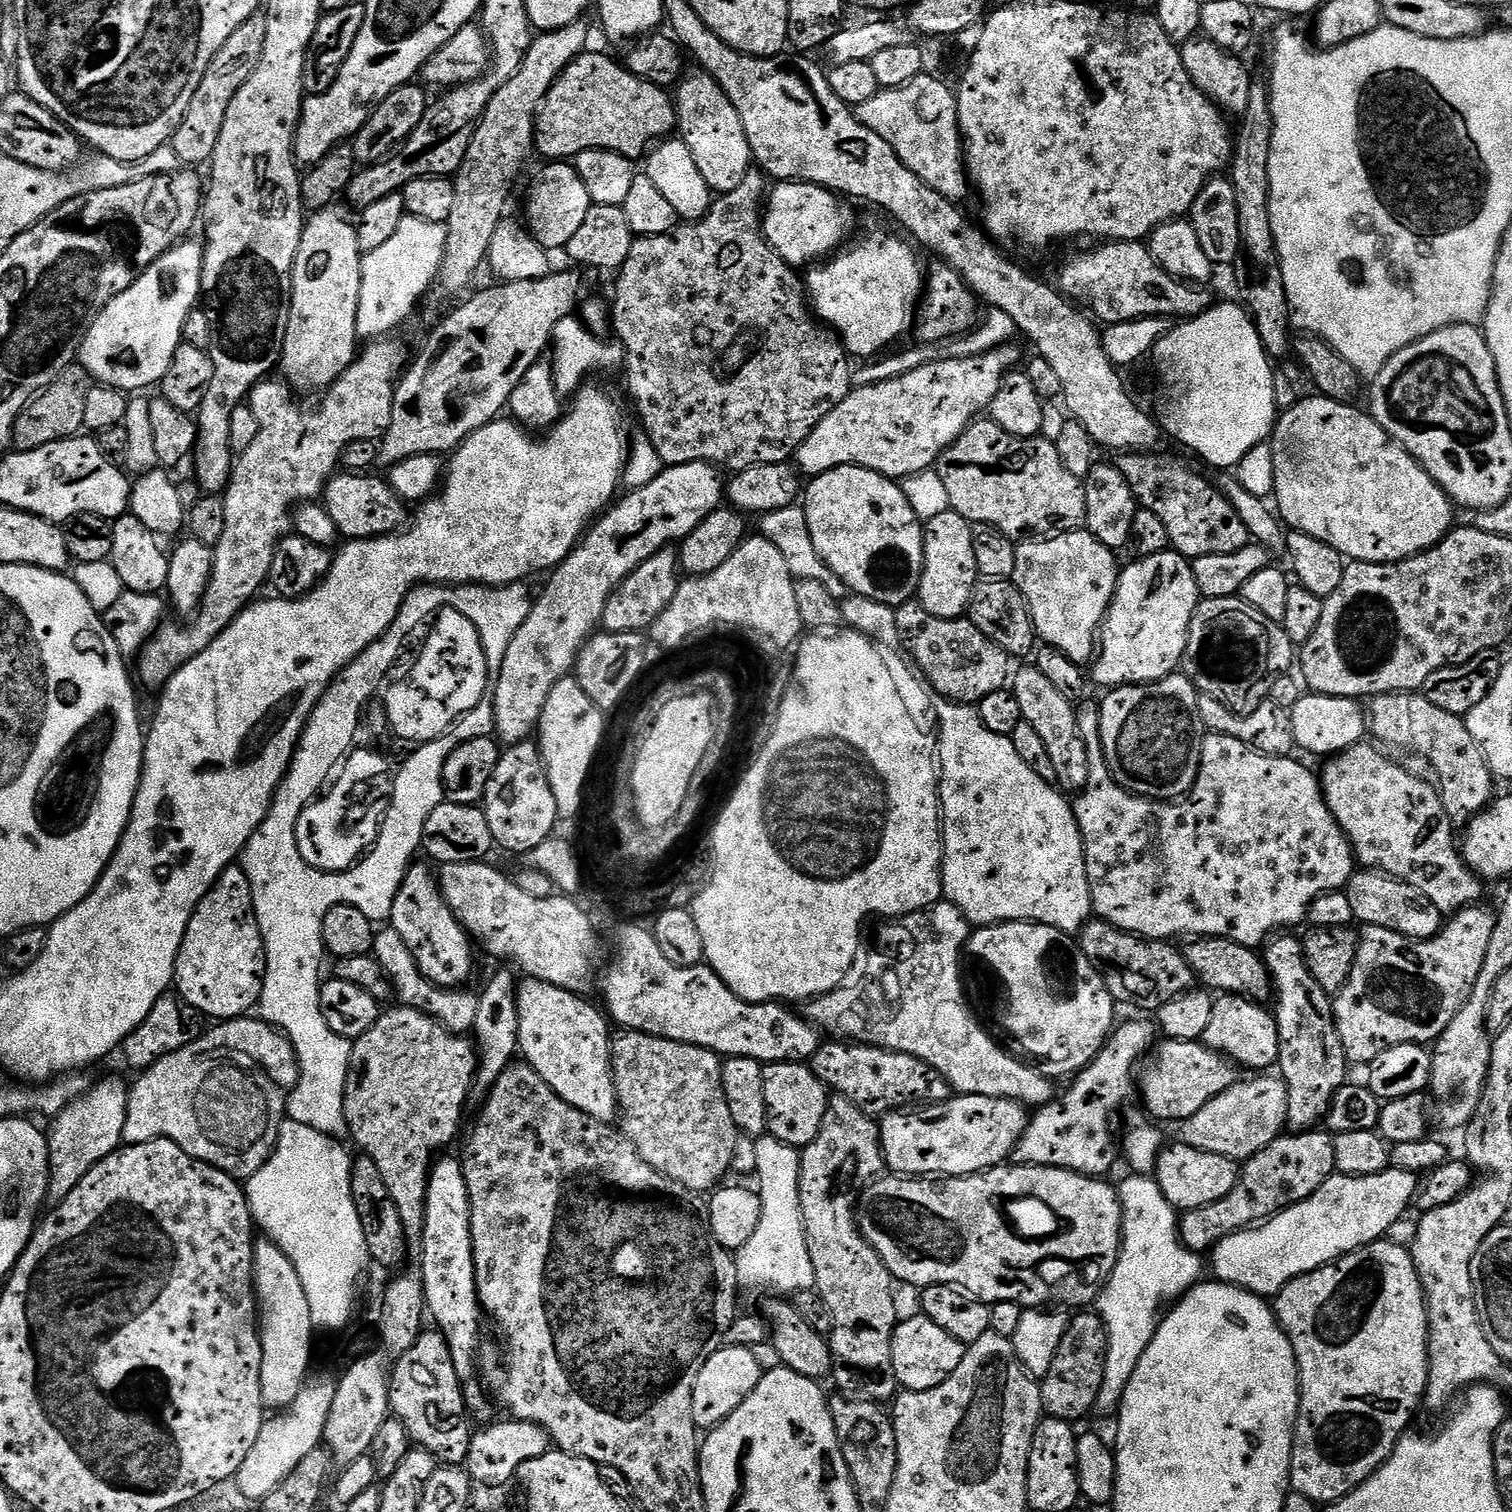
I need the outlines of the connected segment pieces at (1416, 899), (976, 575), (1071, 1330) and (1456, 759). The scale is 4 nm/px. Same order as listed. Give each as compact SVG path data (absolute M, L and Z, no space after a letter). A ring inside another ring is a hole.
M1357 870L1348 880L1346 889L1350 898L1350 907L1354 910L1354 921L1361 925L1382 926L1386 930L1394 930L1412 940L1429 940L1437 936L1442 927L1442 913L1426 894L1422 894L1414 886L1394 879L1385 872Z
M951 510L930 518L924 524L924 565L918 602L926 614L934 614L934 618L959 620L968 611L974 586L981 579L978 562L974 558L972 526L972 521Z
M1084 1310L1081 1316L1072 1316L1068 1321L1068 1329L1058 1346L1058 1354L1054 1354L1054 1362L1050 1370L1039 1381L1040 1397L1044 1403L1045 1413L1053 1420L1067 1420L1077 1422L1089 1411L1096 1407L1098 1390L1102 1390L1102 1378L1106 1370L1106 1350L1108 1349L1108 1335L1104 1329L1104 1321L1092 1310Z
M1419 691L1391 692L1390 694L1371 697L1366 708L1366 715L1371 739L1381 749L1395 754L1402 761L1404 767L1413 773L1428 774L1424 772L1432 772L1433 777L1431 776L1431 779L1438 785L1442 806L1448 817L1452 819L1453 825L1468 825L1479 812L1485 811L1493 803L1492 784L1494 785L1494 777L1492 771L1482 754L1482 750L1478 750L1478 742L1474 742L1470 730L1466 730L1466 722L1463 716L1450 714L1450 710L1441 710Z

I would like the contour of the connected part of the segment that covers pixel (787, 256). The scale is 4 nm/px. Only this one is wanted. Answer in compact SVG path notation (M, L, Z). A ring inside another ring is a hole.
M777 183L767 193L766 207L762 212L764 237L768 239L768 245L790 265L811 265L813 262L823 261L849 239L847 236L856 224L851 206L853 207L837 193L817 184Z

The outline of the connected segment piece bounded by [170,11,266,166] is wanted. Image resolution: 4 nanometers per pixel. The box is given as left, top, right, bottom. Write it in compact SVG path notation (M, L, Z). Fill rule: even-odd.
M263 11L255 12L230 38L226 38L222 50L214 54L210 66L206 66L206 74L202 74L202 82L198 82L198 90L194 90L194 98L190 98L190 106L186 106L186 114L170 141L174 154L178 154L181 165L207 165L214 154L214 146L218 146L218 134L222 134L222 122L226 122L226 109L234 102L234 94L242 90L246 78L254 74L258 62L262 58L262 46L266 46L266 15Z

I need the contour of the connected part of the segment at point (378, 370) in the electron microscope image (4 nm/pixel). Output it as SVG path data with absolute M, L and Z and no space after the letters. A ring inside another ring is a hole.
M376 338L365 343L368 345L359 349L356 361L323 393L324 405L321 408L303 408L295 400L297 397L293 389L280 378L265 378L248 393L246 402L250 410L254 410L254 418L258 418L260 429L250 450L235 457L232 476L222 493L226 506L226 526L222 530L222 538L218 538L212 548L212 573L206 586L206 594L189 619L193 619L189 624L161 623L143 644L134 660L134 672L138 680L140 675L140 680L146 687L163 689L168 679L183 664L202 654L202 650L206 650L206 646L210 646L210 642L214 642L214 638L218 638L218 634L222 634L222 630L226 630L226 626L236 620L236 615L257 599L256 591L263 584L269 583L274 550L292 528L294 509L305 502L316 502L323 497L325 486L341 467L346 446L350 442L379 441L383 437L384 431L390 426L396 385L410 360L403 342L392 339L396 338Z

